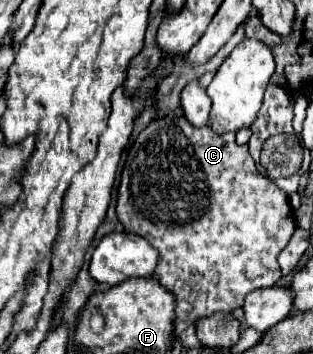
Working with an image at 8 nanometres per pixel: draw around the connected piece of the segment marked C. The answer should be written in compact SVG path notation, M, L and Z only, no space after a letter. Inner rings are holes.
M177 116L155 118L129 148L117 194L117 216L125 232L145 238L159 252L153 274L175 296L179 320L195 322L215 312L233 312L249 292L279 282L277 256L295 230L293 208L287 194L257 172L247 146L239 146L235 134L215 134L209 126L193 128Z

